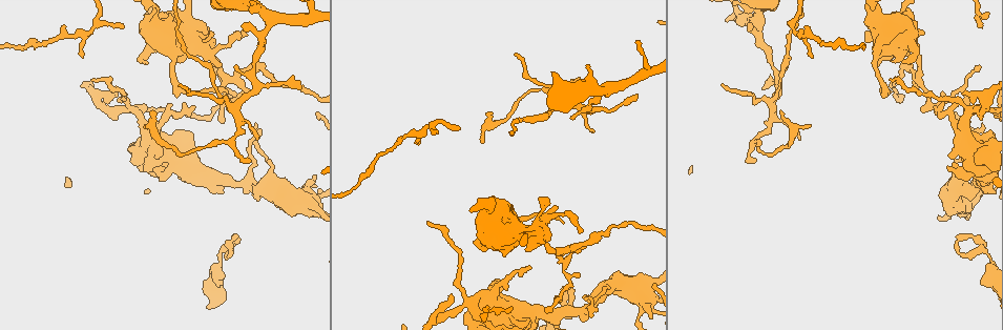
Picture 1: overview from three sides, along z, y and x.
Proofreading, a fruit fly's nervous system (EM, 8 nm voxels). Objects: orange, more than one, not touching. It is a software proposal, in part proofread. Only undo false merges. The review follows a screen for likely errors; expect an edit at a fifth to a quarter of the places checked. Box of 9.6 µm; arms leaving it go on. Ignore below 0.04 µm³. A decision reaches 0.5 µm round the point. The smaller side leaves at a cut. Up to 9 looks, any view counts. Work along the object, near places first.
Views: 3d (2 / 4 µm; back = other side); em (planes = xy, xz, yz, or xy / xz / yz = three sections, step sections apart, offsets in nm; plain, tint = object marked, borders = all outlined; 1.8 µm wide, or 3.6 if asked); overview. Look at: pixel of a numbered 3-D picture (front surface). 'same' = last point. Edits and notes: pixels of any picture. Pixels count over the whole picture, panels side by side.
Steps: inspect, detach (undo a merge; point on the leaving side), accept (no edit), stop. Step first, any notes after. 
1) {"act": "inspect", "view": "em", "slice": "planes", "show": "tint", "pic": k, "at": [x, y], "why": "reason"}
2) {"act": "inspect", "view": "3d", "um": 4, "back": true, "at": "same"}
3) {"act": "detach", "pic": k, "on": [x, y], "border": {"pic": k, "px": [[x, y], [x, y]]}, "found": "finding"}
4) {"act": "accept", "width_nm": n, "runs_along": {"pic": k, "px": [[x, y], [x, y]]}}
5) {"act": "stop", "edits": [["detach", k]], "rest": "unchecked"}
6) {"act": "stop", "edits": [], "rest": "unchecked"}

{"act": "inspect", "view": "em", "slice": "xy", "step": 4, "show": "tint", "pic": 1, "at": [986, 253], "why": "narrows sharply"}

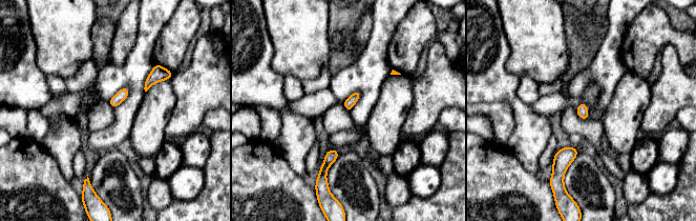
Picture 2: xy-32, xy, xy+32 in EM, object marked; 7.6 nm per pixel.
{"act": "inspect", "view": "em", "slice": "planes", "show": "tint", "at": "same", "why": "another direction"}

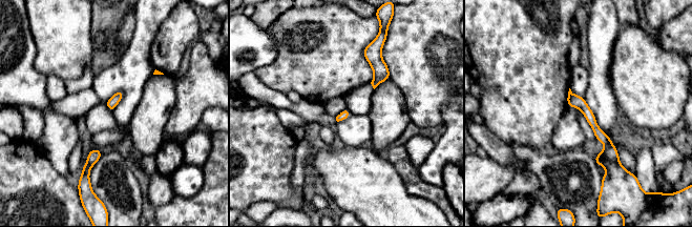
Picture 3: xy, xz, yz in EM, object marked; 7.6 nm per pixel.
{"act": "accept", "runs_along": {"pic": 3, "px": [[570, 95], [607, 142], [614, 163]]}, "found": "all the same neuron"}

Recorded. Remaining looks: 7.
{"act": "inspect", "view": "3d", "um": 4, "pic": 1, "at": [171, 39], "why": "sudden change in width"}

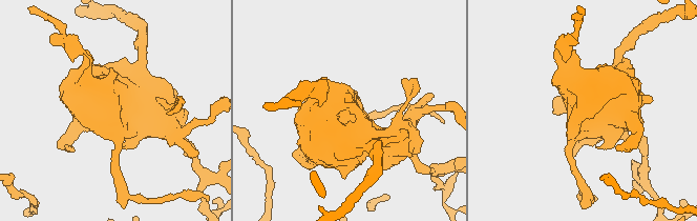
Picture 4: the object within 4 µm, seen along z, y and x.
{"act": "inspect", "view": "em", "um": 3.6, "slice": "xz", "step": 8, "show": "tint", "pic": 4, "at": [112, 110]}

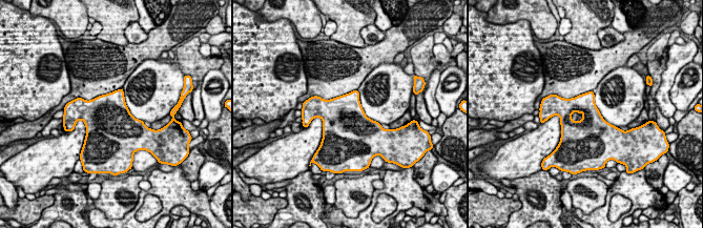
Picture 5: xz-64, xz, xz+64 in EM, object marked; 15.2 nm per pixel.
{"act": "inspect", "view": "em", "um": 3.6, "slice": "planes", "show": "tint", "at": "same"}

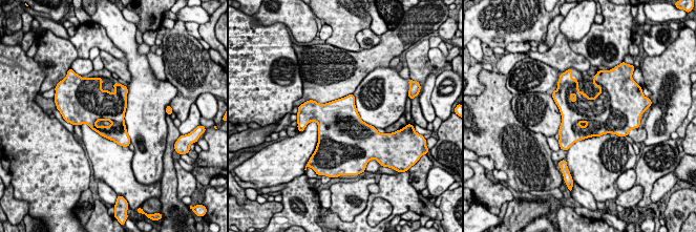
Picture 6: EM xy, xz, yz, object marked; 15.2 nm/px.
{"act": "accept", "found": "continuous, no second neuron"}

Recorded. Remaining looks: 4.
{"act": "inspect", "view": "3d", "um": 2, "pic": 1, "at": [561, 252], "why": "two arms in line, one across"}

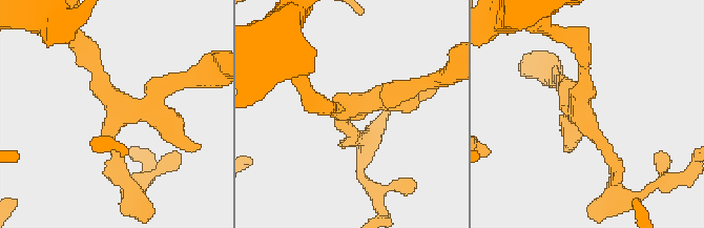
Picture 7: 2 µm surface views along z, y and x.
{"act": "inspect", "view": "em", "slice": "planes", "show": "tint", "pic": 7, "at": [581, 101]}

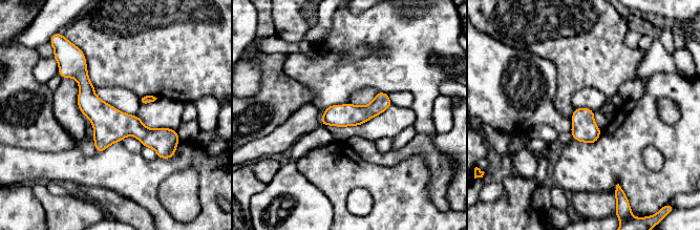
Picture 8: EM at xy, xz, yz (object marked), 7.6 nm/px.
{"act": "accept", "width_nm": 170, "runs_along": {"pic": 8, "px": [[68, 75], [115, 125], [173, 139]]}, "found": "one neuron here"}

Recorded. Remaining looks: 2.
{"act": "inspect", "view": "3d", "um": 4, "pic": 1, "at": [138, 111], "why": "calibre changes"}

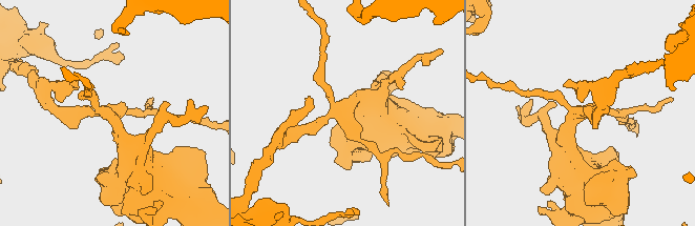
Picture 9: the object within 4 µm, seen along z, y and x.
{"act": "inspect", "view": "em", "slice": "planes", "show": "borders", "pic": 9, "at": [580, 113], "why": "shape alone is not enough"}

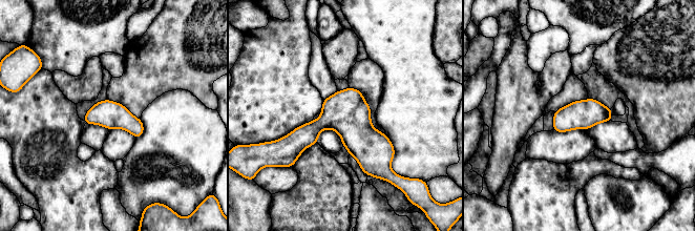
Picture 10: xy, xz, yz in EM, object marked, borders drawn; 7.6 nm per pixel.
{"act": "accept", "found": "continuous, no second neuron"}

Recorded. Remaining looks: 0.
{"act": "stop", "edits": [], "rest": "unchecked"}

